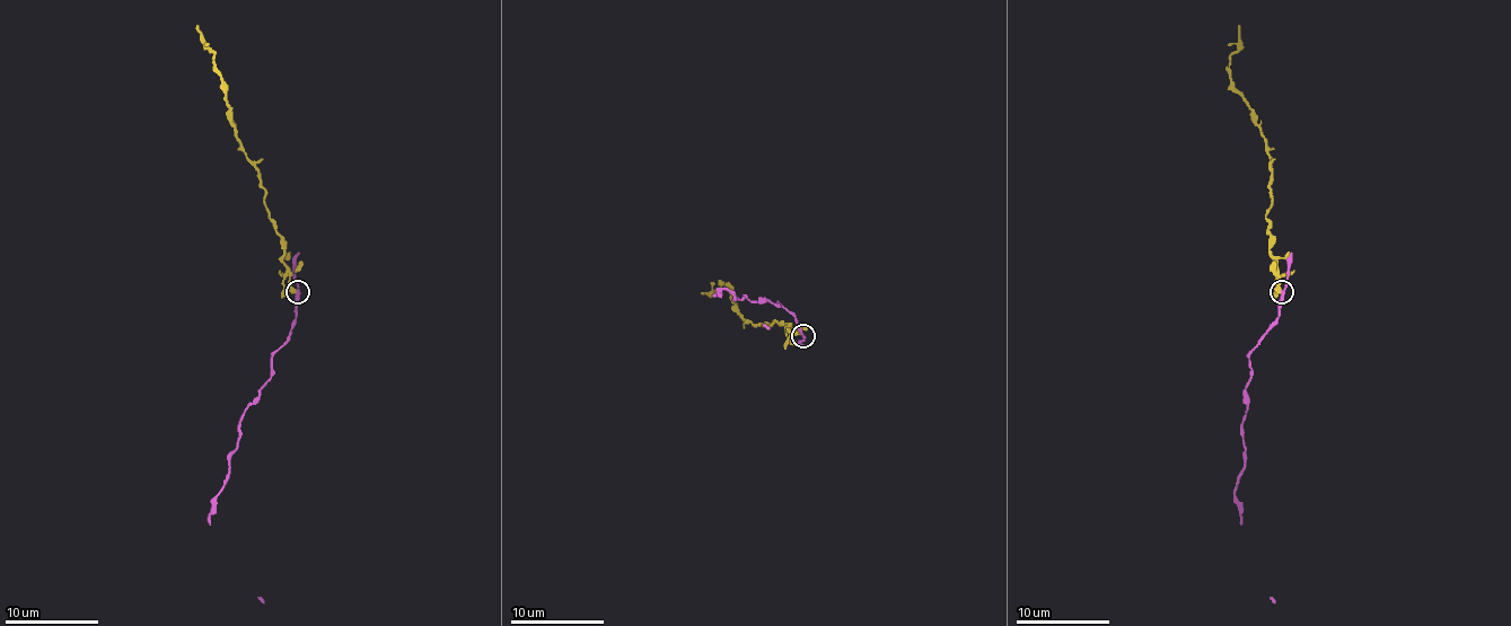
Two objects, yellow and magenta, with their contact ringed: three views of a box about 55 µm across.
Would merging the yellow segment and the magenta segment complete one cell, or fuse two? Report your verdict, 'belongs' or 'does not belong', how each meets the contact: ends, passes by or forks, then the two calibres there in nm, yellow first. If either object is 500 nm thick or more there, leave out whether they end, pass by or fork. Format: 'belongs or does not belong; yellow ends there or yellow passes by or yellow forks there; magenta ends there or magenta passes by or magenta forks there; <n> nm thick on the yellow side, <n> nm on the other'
does not belong; yellow ends there; magenta passes by; 360 nm thick on the yellow side, 190 nm on the other

